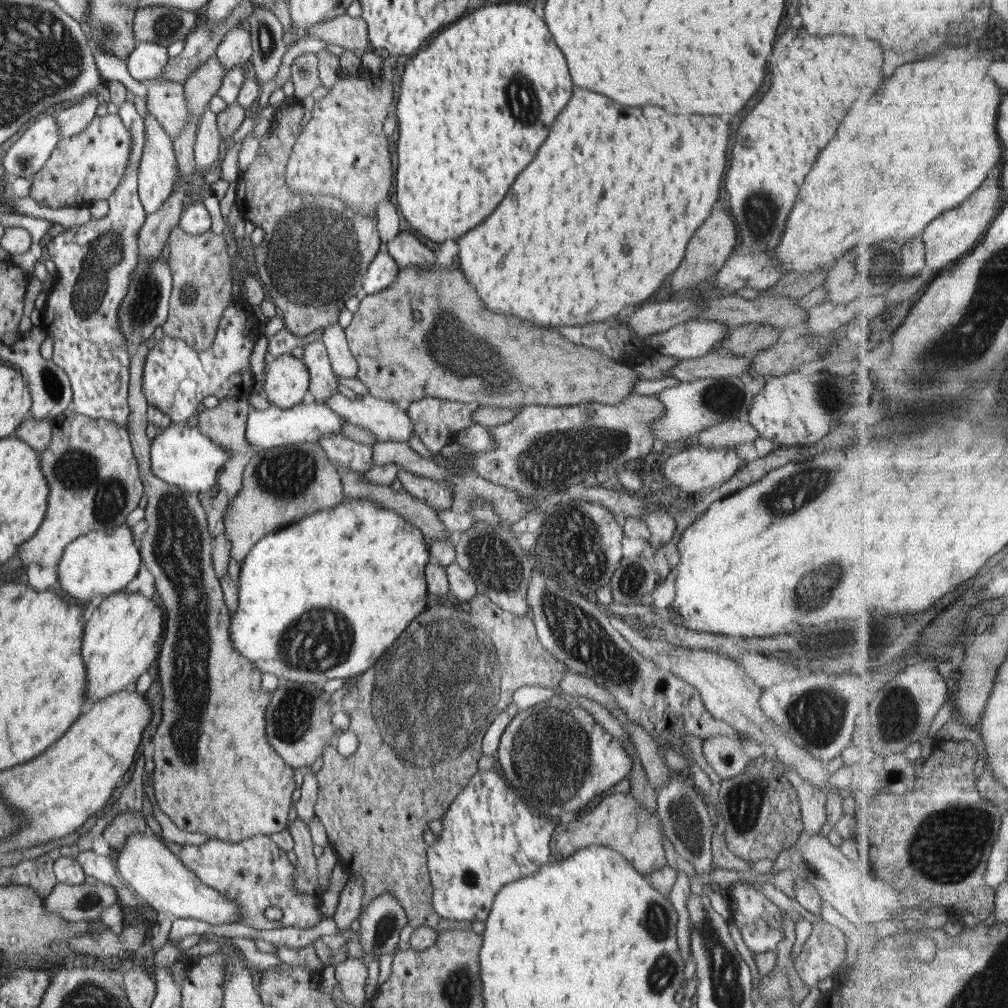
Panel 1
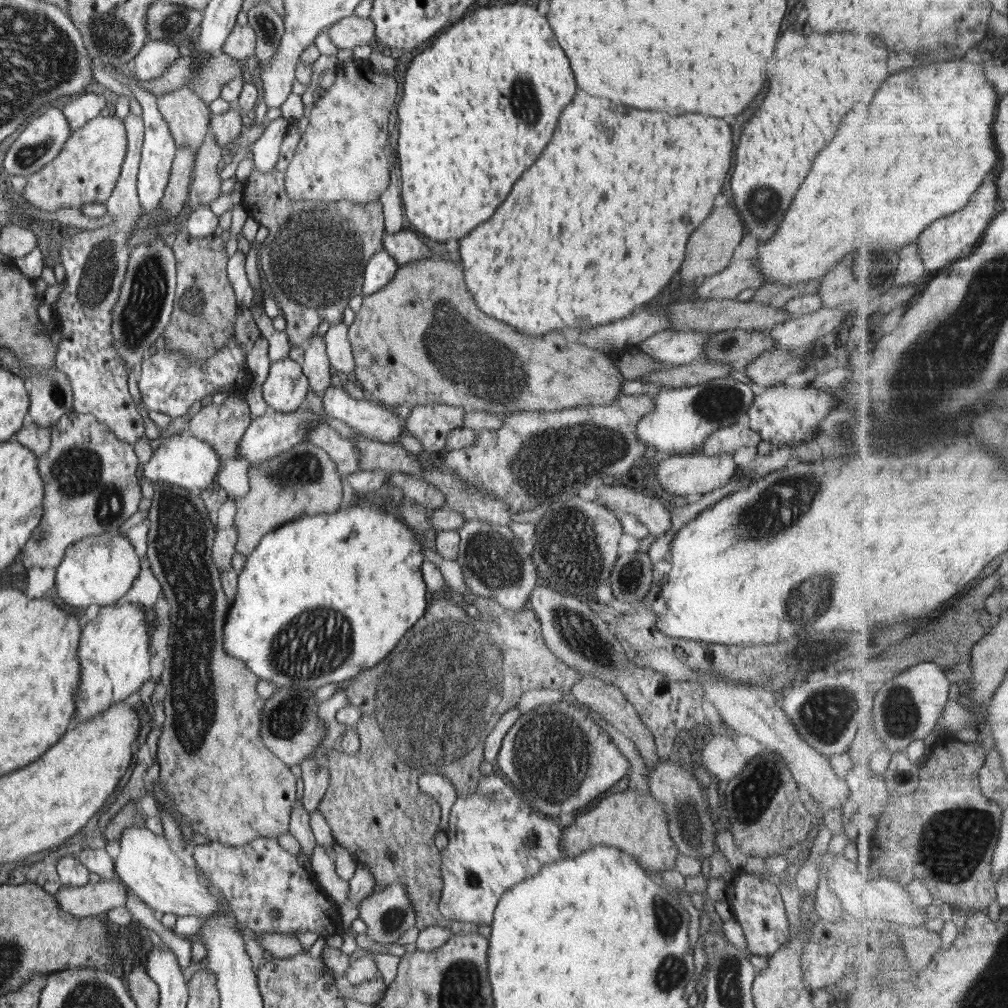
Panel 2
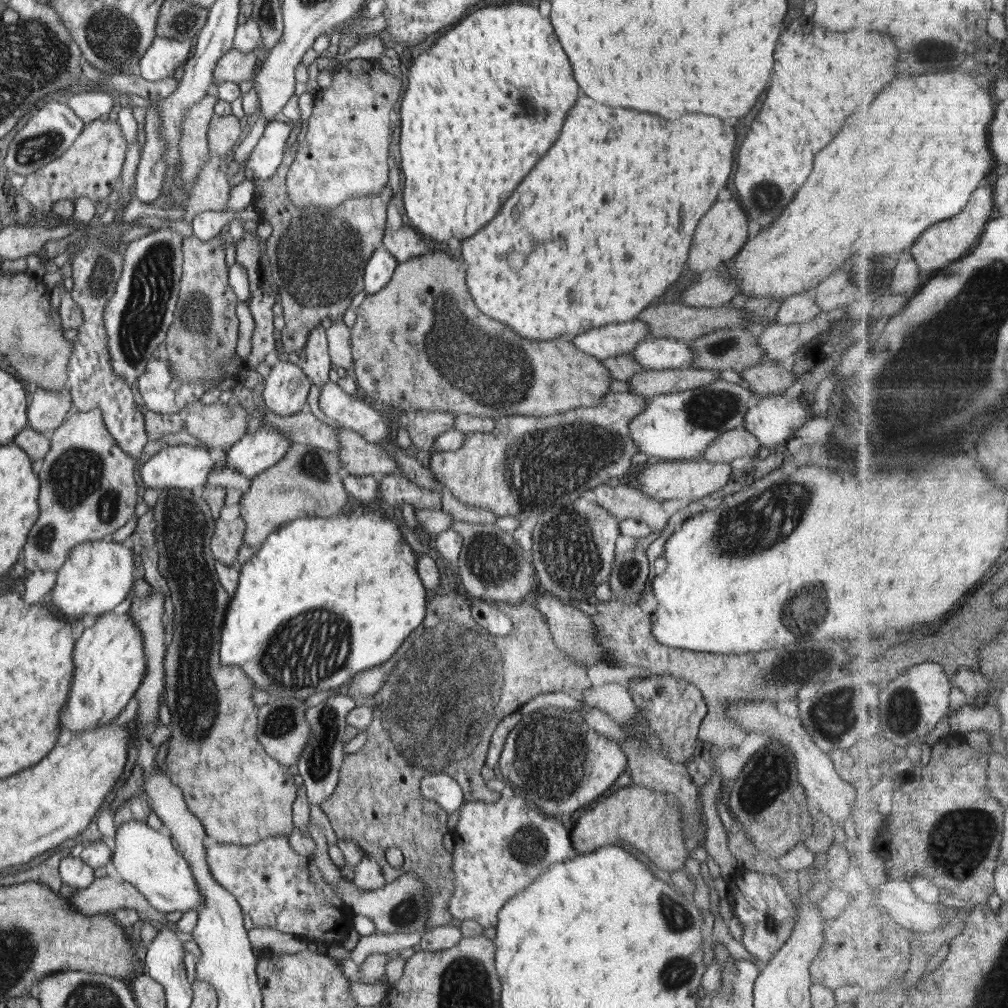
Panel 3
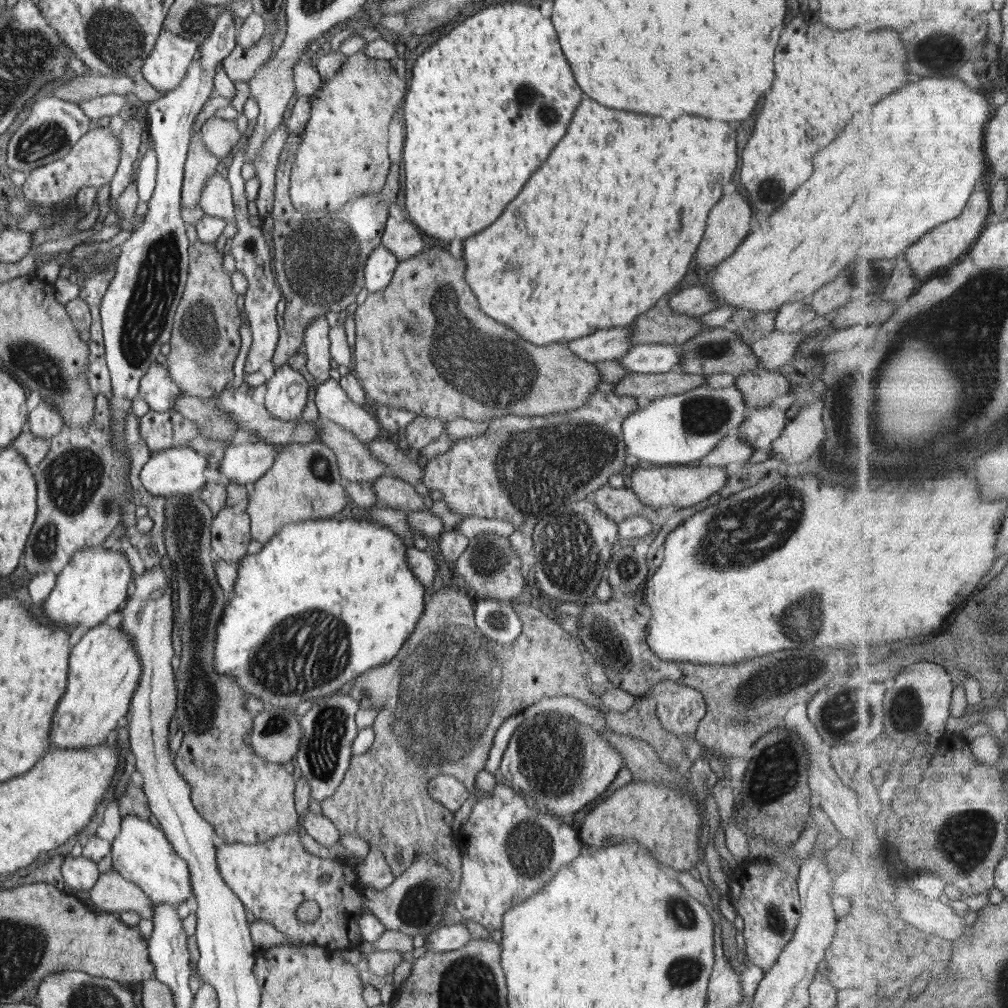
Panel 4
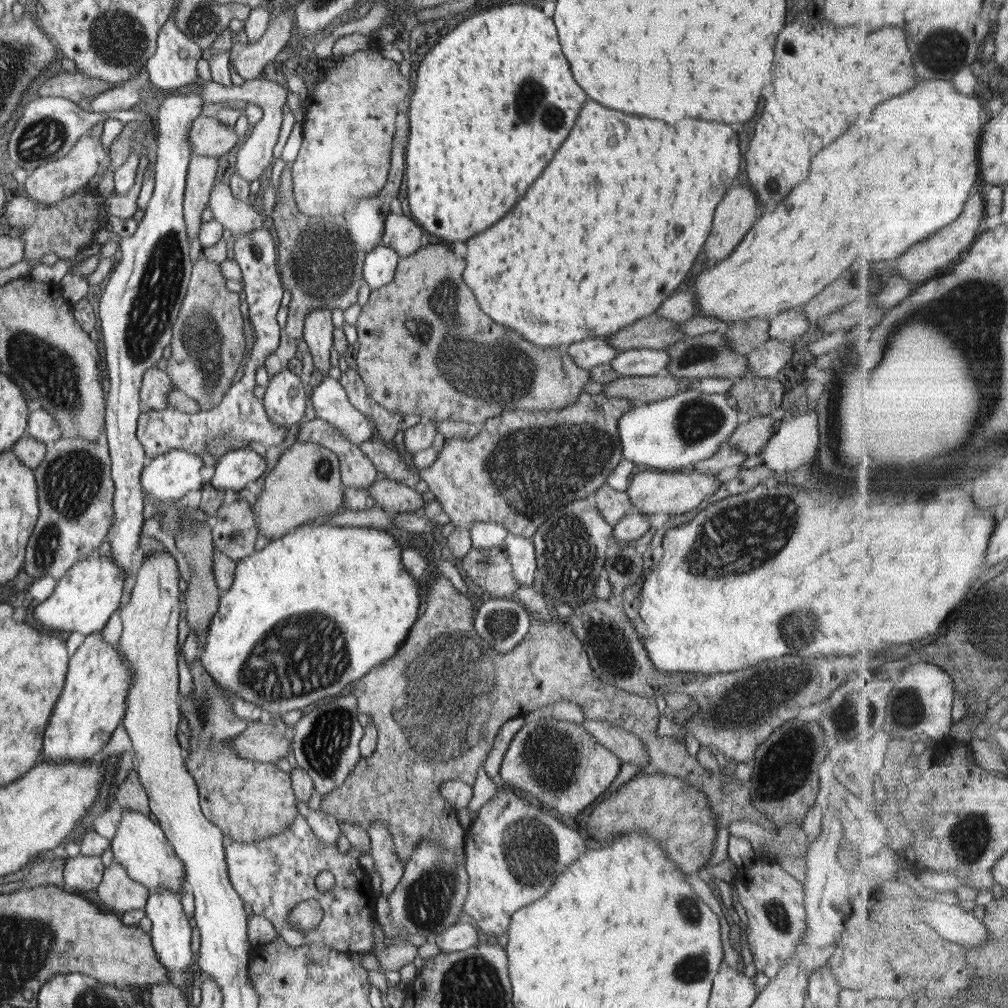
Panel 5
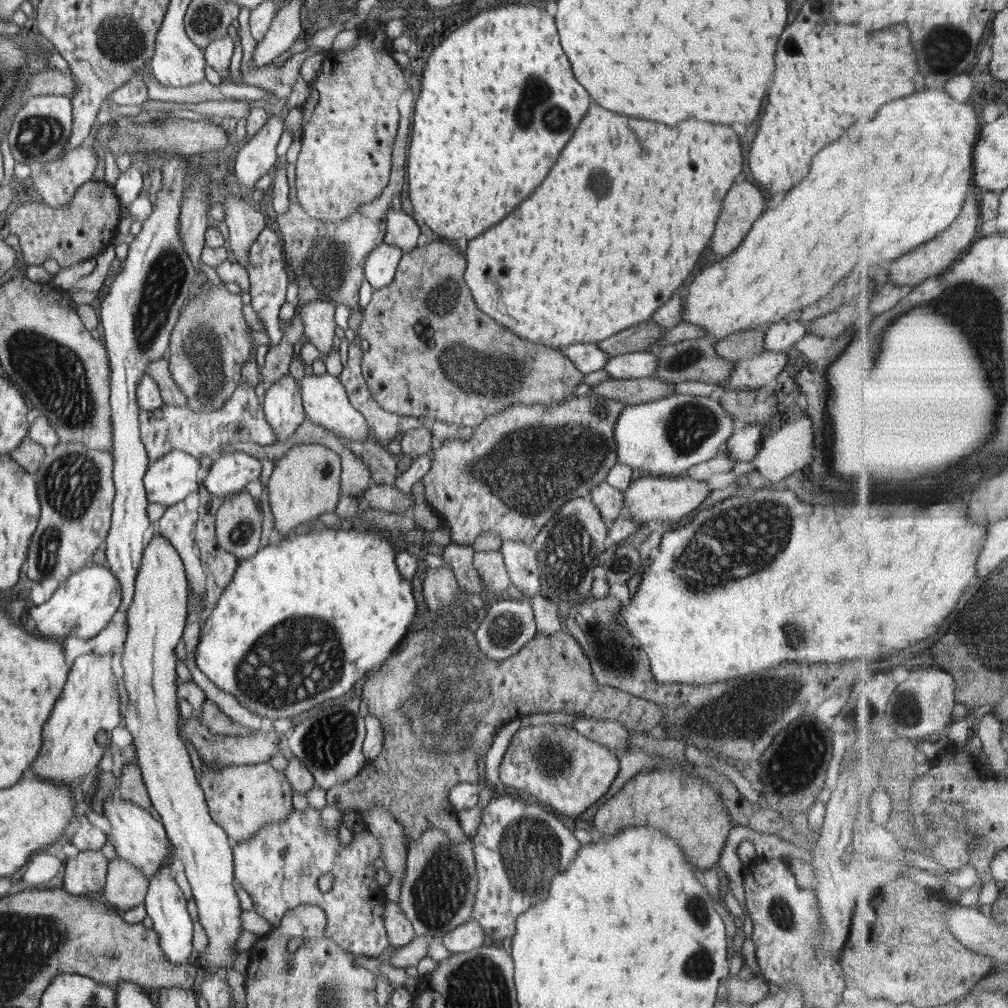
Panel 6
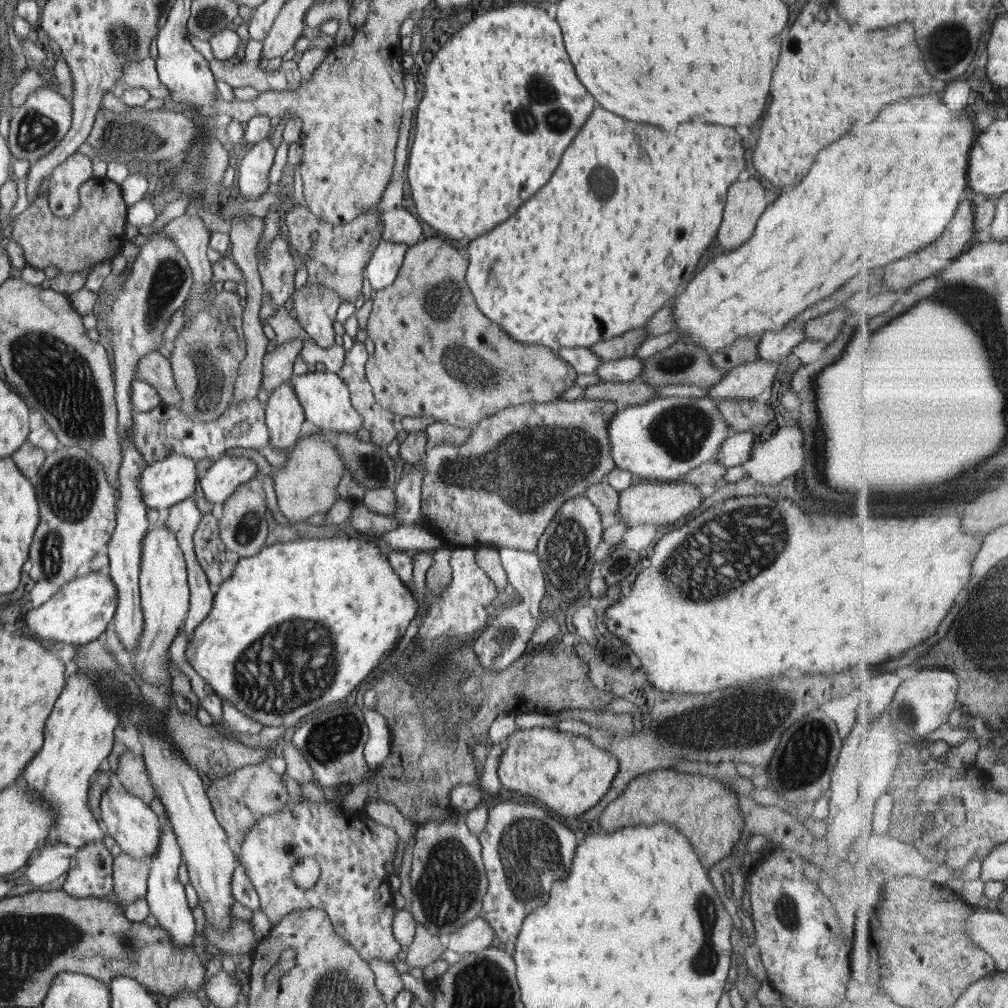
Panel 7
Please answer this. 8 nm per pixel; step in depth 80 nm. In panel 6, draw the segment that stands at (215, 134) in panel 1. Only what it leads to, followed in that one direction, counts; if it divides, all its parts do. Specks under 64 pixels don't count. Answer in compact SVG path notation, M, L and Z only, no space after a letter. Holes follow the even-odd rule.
M230 190L228 196L224 203L214 203L226 207L224 221L229 228L228 244L237 262L244 267L249 261L250 246L268 224L266 216L257 209L254 199L238 199Z

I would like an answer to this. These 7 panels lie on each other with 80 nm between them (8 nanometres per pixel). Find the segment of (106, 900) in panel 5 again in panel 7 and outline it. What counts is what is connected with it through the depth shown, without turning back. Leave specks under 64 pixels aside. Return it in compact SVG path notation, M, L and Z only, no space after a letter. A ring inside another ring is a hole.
M120 853L112 864L112 890L114 898L119 900L121 907L136 902L138 898L147 895L149 878L149 860L147 858L132 858L126 853Z

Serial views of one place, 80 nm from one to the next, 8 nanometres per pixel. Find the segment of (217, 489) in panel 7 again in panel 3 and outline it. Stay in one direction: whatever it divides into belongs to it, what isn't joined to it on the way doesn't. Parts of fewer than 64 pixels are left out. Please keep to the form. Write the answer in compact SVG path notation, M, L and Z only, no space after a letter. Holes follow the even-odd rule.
M261 423L254 434L245 433L243 438L227 452L227 465L239 470L248 480L274 466L293 444L275 428Z

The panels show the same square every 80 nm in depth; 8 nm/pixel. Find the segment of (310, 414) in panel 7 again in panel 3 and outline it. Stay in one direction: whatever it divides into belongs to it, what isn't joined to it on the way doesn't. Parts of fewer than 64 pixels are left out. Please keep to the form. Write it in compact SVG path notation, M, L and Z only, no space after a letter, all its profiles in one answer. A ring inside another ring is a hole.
M330 380L320 390L320 410L340 427L356 431L370 443L384 442L388 434L394 436L395 433L396 425L378 408L370 405L368 400L346 396Z

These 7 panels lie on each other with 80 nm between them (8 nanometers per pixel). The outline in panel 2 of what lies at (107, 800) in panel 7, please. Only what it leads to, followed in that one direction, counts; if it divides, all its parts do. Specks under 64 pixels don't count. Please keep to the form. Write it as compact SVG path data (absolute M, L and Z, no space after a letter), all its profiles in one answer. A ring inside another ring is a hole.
M134 825L121 832L118 843L120 853L114 862L115 872L130 892L155 910L158 916L175 914L177 917L205 919L217 915L225 907L202 881L199 873L176 856L164 835Z

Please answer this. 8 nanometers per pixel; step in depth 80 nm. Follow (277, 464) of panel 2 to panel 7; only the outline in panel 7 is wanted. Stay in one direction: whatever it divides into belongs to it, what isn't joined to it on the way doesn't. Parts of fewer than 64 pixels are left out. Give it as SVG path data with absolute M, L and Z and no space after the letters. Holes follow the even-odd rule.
M312 433L299 440L289 452L284 465L275 470L273 477L279 511L283 517L289 524L296 524L314 515L327 513L337 500L334 490L345 471L345 464L335 450L332 434Z

